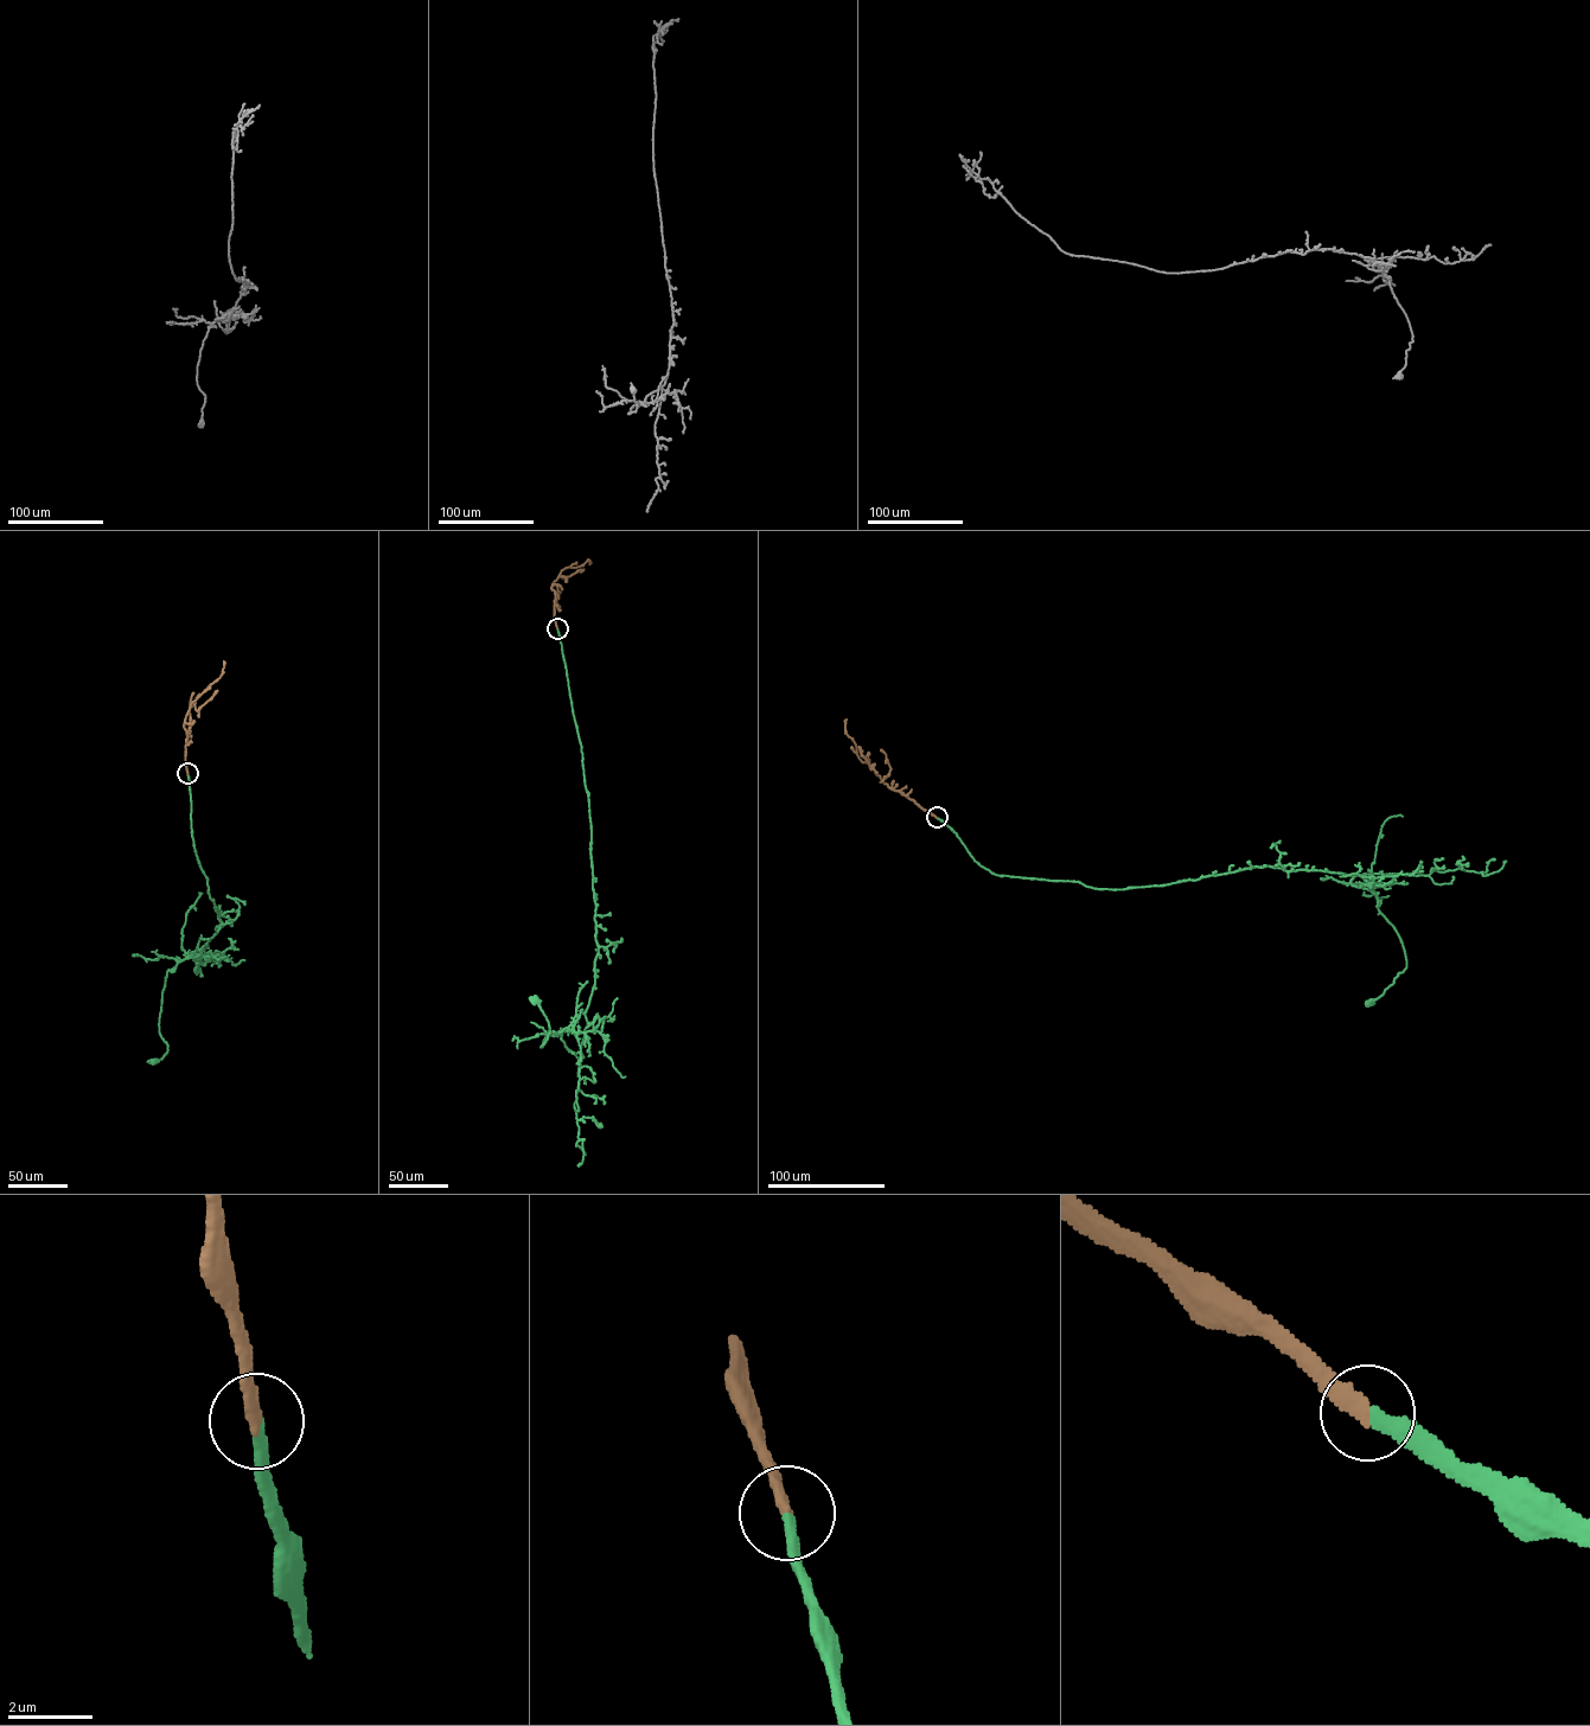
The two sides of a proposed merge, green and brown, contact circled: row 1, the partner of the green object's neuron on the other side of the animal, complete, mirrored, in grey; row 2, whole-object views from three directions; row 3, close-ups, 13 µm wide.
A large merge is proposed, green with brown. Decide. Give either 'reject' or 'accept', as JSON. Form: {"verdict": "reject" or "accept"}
{"verdict": "accept"}

